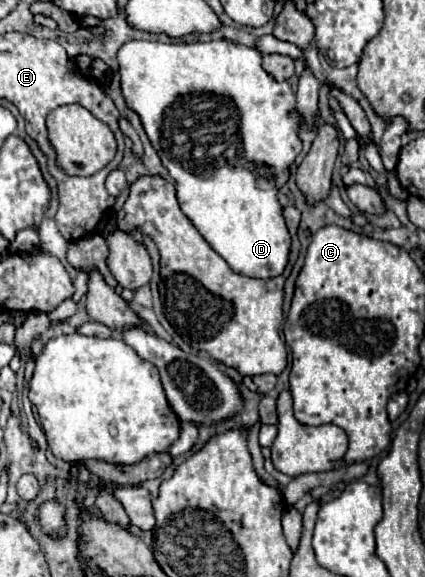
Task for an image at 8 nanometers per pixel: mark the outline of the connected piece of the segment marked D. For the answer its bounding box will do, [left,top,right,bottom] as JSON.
[117,38,303,280]

